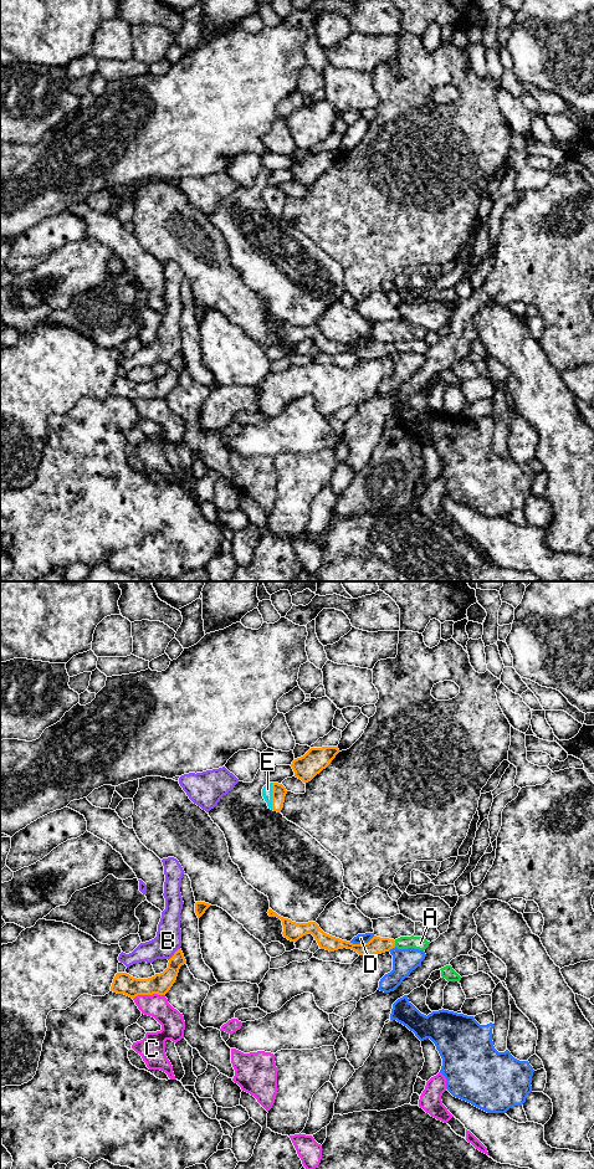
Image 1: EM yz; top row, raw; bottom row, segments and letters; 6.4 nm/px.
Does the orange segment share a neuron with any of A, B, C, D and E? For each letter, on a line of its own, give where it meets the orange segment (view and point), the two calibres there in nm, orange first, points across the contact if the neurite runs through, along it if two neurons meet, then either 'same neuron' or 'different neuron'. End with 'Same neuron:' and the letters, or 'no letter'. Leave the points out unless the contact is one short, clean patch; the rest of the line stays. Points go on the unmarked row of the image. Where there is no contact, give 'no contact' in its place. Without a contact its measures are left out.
A: yz (394, 347) | 110/90 nm | across yz (375, 349), (394, 347), (420, 347) | same neuron
B: yz (174, 358) | 140/170 nm | different neuron
C: yz (148, 398) | 140/150 nm | different neuron
D: yz (362, 348) | 110/60 nm | along yz (374, 339), (363, 347), (349, 345) | different neuron
E: yz (272, 200) | 100/60 nm | across yz (278, 195), (272, 200), (267, 193) | same neuron
Same neuron: A, E

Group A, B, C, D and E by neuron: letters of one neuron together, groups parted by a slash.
A E / B / C / D

